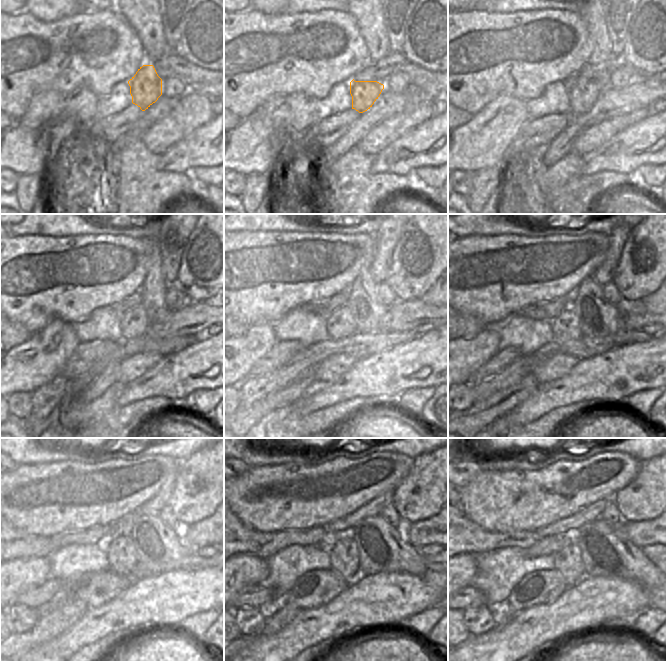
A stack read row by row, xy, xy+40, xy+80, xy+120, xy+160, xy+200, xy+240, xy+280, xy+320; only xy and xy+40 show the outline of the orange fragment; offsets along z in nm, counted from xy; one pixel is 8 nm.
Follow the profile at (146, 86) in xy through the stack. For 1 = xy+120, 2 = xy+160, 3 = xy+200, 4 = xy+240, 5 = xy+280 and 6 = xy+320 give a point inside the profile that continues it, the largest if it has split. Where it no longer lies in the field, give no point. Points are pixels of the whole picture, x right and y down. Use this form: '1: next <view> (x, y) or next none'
1: next xy+120 (134, 323)
2: next xy+160 (341, 324)
3: next xy+200 (566, 327)
4: next xy+240 (121, 553)
5: next xy+280 (343, 553)
6: next xy+320 (568, 562)

